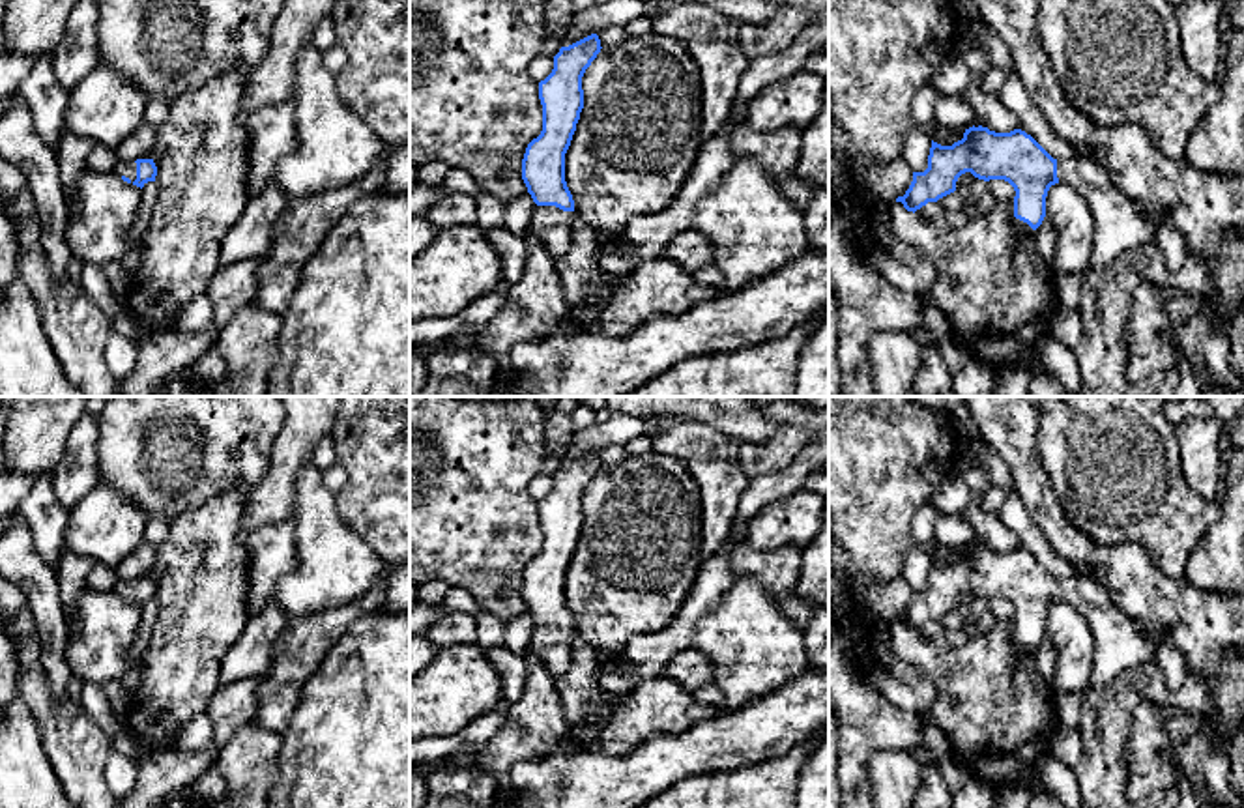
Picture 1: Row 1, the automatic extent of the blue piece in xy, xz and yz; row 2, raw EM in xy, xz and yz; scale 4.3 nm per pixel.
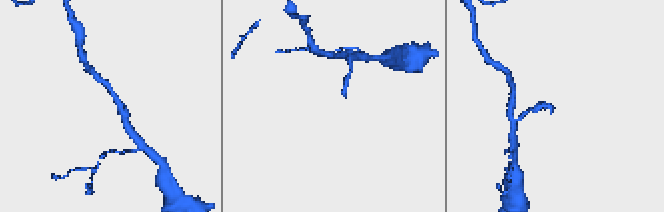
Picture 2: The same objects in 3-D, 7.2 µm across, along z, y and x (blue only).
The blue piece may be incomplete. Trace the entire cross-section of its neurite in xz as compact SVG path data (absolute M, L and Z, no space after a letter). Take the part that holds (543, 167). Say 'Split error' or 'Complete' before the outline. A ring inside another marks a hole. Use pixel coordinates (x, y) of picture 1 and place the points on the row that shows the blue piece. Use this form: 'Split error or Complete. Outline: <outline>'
Split error. Outline: M591 34L554 56L552 73L539 82L542 131L522 159L522 180L537 204L529 230L554 262L571 243L569 213L574 200L565 181L565 153L584 108L582 77L600 49L599 36Z

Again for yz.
Split error. Outline: M969 127L952 146L932 140L928 168L913 172L913 181L902 202L917 211L928 202L956 191L962 174L1005 180L1014 191L1014 217L1036 230L1046 217L1046 196L1051 185L1063 181L1076 187L1094 215L1094 247L1091 267L1104 267L1126 251L1154 243L1162 213L1149 213L1137 200L1122 193L1111 172L1092 155L1053 159L1021 129L995 133L988 127Z

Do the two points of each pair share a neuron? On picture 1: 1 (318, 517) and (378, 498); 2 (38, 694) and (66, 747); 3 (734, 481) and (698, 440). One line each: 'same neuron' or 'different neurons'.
1: different neurons
2: same neuron
3: same neuron

